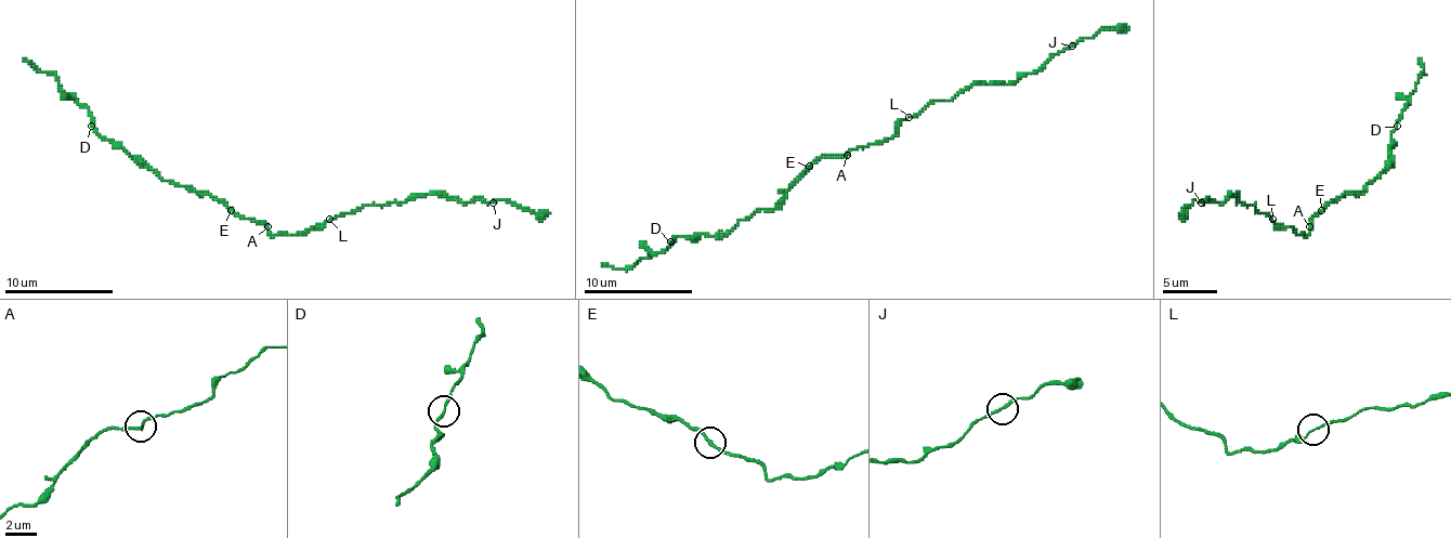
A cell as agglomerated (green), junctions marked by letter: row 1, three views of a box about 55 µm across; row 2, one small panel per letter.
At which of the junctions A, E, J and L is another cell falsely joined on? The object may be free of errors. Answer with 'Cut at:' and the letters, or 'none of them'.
Cut at: none of them

